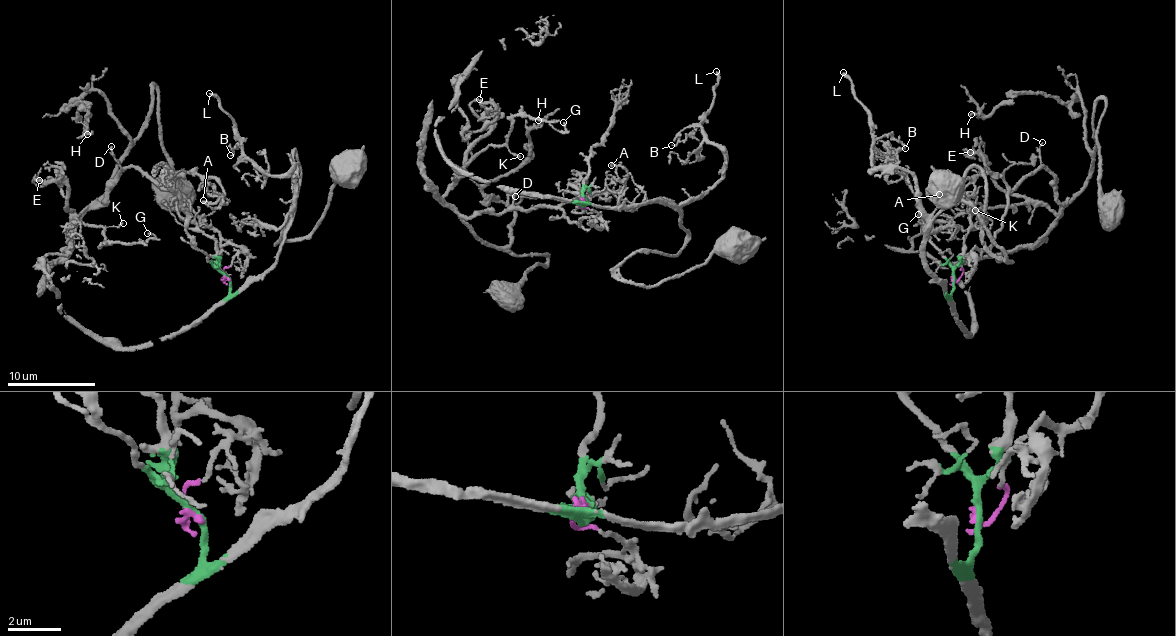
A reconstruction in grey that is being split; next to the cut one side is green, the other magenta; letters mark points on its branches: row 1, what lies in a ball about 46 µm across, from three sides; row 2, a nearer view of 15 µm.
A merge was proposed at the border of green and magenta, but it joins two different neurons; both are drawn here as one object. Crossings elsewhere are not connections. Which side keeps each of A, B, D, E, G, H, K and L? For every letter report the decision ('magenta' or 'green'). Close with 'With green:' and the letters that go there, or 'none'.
A: magenta
B: green
D: magenta
E: magenta
G: magenta
H: magenta
K: magenta
L: green
With green: B, L

